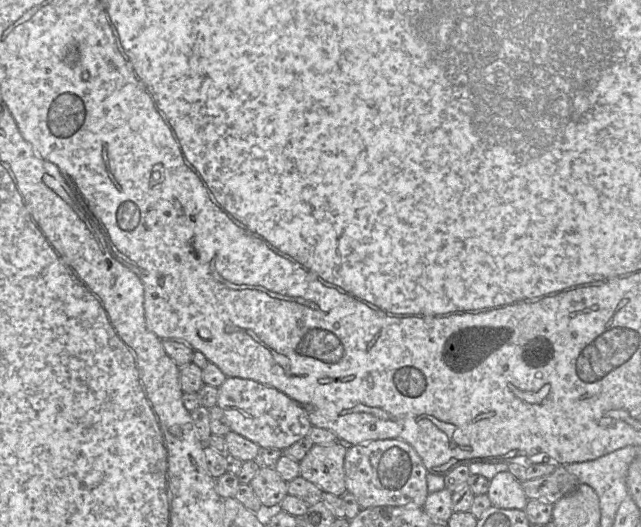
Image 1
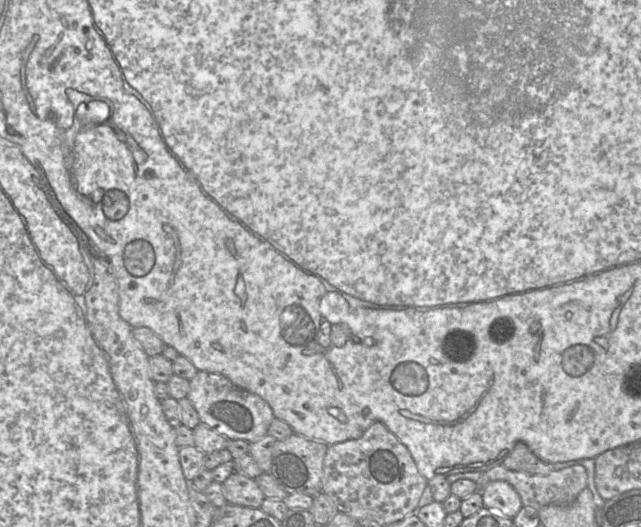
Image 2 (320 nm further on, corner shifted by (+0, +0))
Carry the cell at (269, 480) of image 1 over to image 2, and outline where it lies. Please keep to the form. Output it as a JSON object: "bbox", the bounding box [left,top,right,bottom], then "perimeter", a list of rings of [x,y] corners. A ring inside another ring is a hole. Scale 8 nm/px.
{"bbox":[223,473,265,508],"perimeter":[[[233,473],[223,483],[223,494],[228,504],[260,508],[265,496],[254,479]]]}

